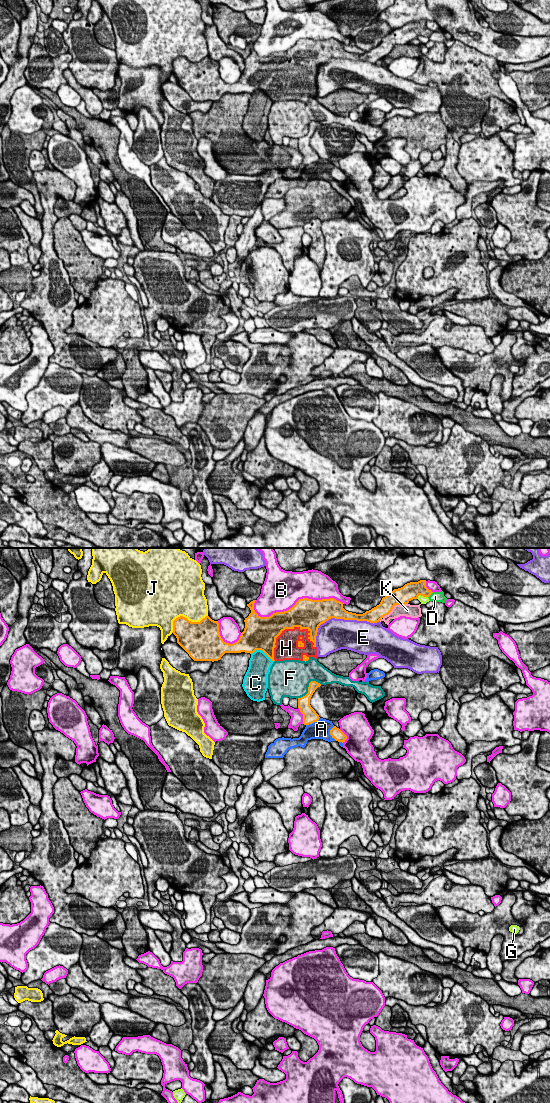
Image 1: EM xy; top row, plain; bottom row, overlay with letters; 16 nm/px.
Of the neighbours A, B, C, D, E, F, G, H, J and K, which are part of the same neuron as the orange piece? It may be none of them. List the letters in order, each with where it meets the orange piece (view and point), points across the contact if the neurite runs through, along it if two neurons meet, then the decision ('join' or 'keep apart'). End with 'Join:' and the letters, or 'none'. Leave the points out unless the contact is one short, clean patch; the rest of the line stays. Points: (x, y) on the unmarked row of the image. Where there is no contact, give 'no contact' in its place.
A: meets orange in xy at (330, 173); keep apart
B: meets orange in xy at (298, 40); keep apart
C: meets orange in xy at (262, 90); keep apart
D: meets orange in xy at (430, 34); keep apart
E: meets orange in xy at (339, 58); keep apart
F: meets orange in xy at (308, 127); keep apart
G: meets orange in xy at (421, 35); keep apart
H: meets orange in xy at (281, 72); join
J: meets orange in xy at (184, 57); keep apart
K: meets orange in xy at (393, 47); keep apart
Join: H

